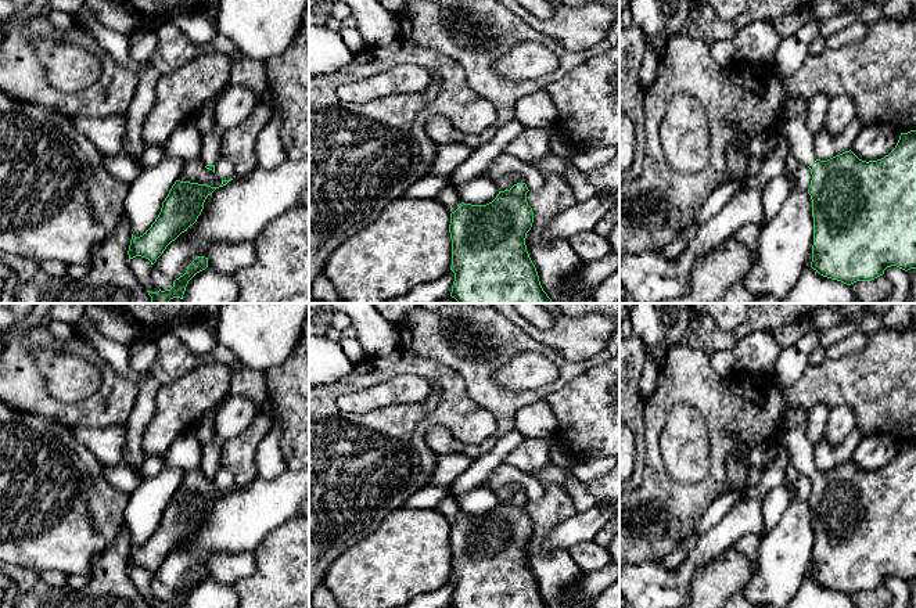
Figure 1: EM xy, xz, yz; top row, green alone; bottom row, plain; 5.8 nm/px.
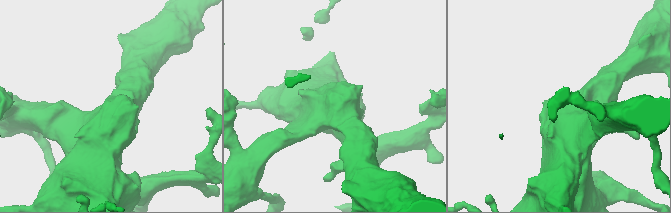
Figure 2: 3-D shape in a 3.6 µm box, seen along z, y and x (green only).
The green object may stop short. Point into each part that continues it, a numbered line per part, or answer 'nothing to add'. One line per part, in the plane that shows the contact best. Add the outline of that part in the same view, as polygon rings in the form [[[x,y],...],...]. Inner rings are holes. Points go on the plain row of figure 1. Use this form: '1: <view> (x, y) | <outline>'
1: xy (211, 452) | [[[213,436],[208,443],[202,446],[201,471],[206,475],[216,475],[220,470],[220,447],[222,442],[218,436]]]

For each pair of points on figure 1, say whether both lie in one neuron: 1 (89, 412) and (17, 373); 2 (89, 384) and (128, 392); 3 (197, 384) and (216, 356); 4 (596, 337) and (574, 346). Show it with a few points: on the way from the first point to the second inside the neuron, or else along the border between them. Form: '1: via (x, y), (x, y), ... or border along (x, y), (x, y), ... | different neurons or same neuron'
1: via (71, 412), (58, 412), (50, 407), (33, 391) | same neuron
2: border along (85, 358), (100, 371), (101, 385), (71, 402) | different neurons
3: border along (182, 374), (222, 363), (229, 370), (230, 388) | different neurons
4: via (591, 337), (584, 337), (579, 341) | same neuron

